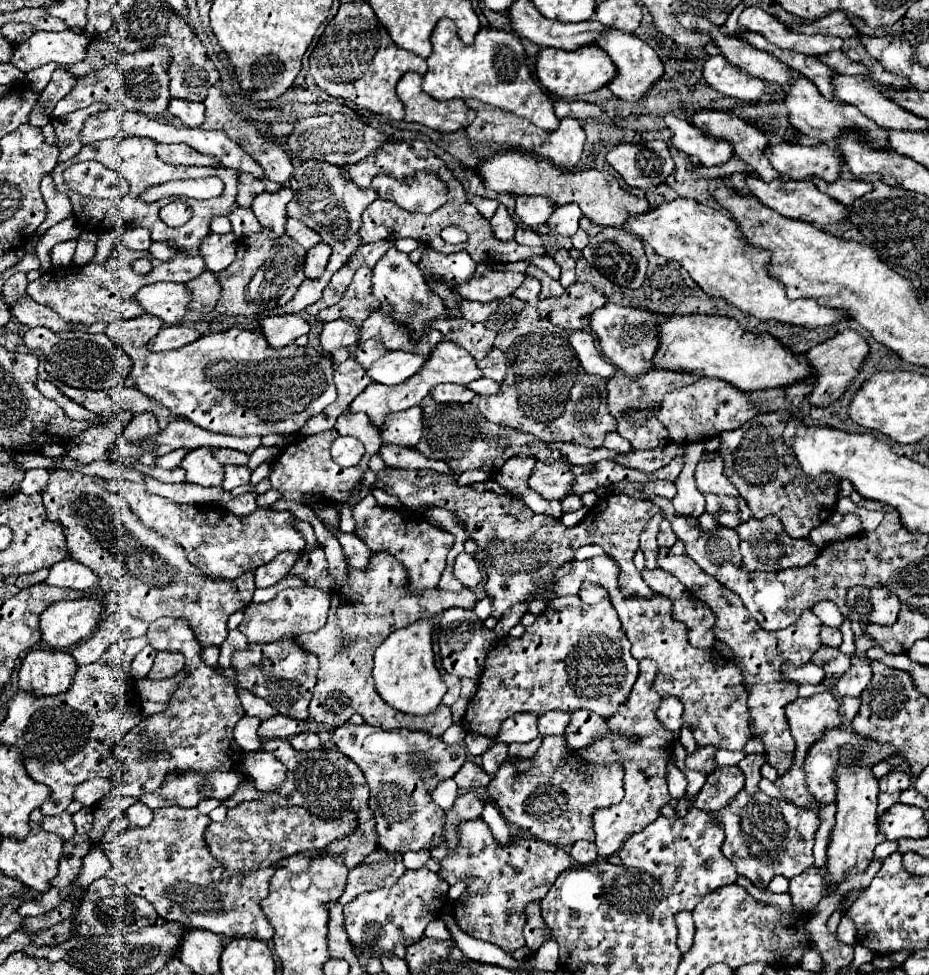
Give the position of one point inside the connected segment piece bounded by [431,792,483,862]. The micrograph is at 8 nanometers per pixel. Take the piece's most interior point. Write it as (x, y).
(468, 807)

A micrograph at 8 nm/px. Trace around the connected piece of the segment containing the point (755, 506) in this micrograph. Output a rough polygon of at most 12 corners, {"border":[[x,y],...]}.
{"border":[[789,410],[723,432],[725,476],[753,518],[807,538],[839,500],[783,442]]}

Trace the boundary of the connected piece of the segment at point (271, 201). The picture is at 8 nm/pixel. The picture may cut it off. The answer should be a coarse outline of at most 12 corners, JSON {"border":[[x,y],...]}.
{"border":[[289,188],[257,194],[251,208],[263,228],[285,232]]}

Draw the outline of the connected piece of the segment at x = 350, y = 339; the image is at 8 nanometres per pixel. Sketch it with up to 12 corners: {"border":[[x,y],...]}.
{"border":[[339,318],[323,326],[319,340],[325,350],[355,346],[357,324]]}

